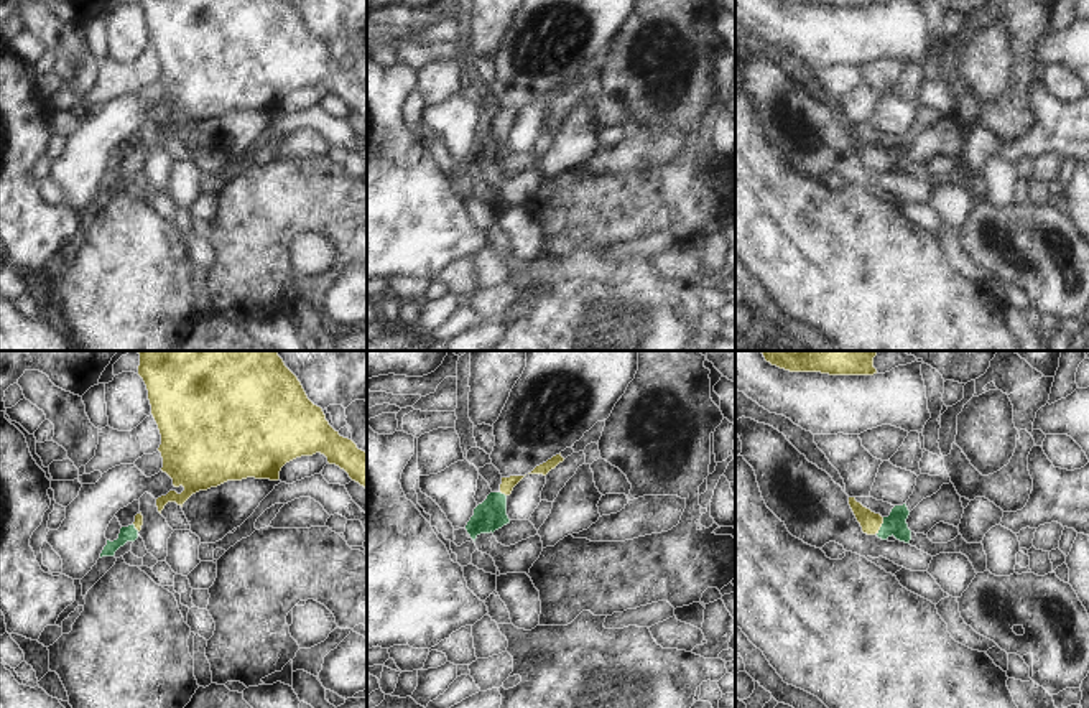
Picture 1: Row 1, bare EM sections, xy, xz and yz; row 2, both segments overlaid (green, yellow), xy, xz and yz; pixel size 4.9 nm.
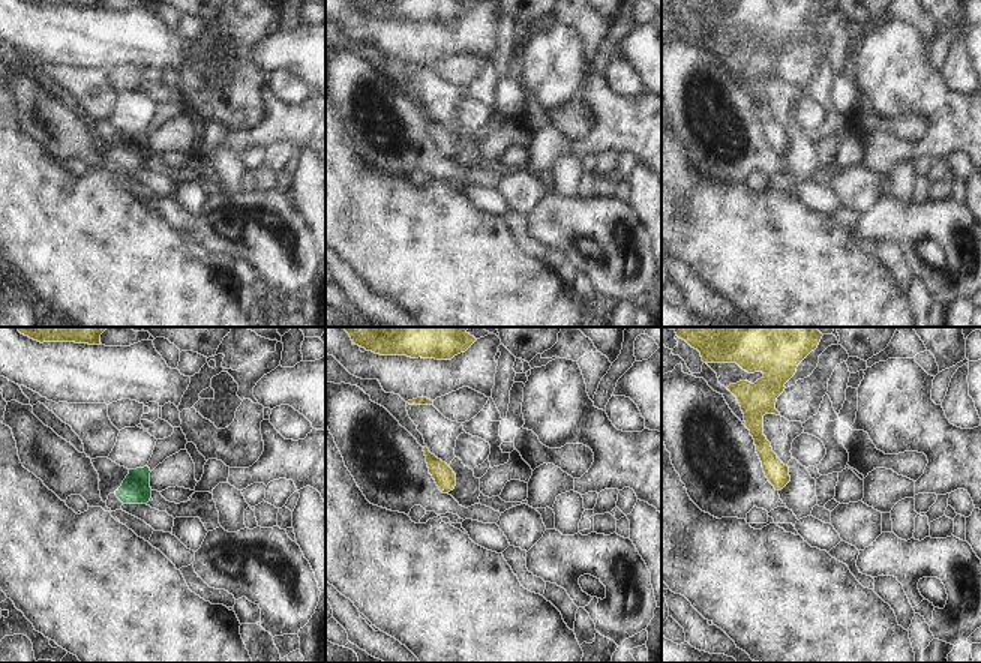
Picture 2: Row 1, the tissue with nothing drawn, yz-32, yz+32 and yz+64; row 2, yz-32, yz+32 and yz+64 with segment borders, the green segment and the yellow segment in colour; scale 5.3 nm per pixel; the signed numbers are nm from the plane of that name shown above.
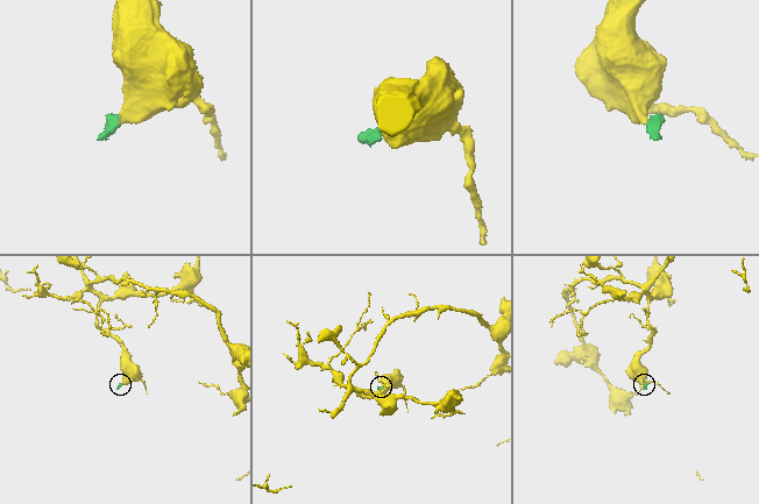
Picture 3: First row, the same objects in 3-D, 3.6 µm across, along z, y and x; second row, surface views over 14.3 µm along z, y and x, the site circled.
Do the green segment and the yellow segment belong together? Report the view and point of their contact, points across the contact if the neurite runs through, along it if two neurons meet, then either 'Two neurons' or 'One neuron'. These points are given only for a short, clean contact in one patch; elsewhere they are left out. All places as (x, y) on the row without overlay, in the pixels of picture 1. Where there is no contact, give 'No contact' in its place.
Touches green at yz (882, 157). Path across: yz (895, 155), (882, 157), (871, 153). One neuron.

